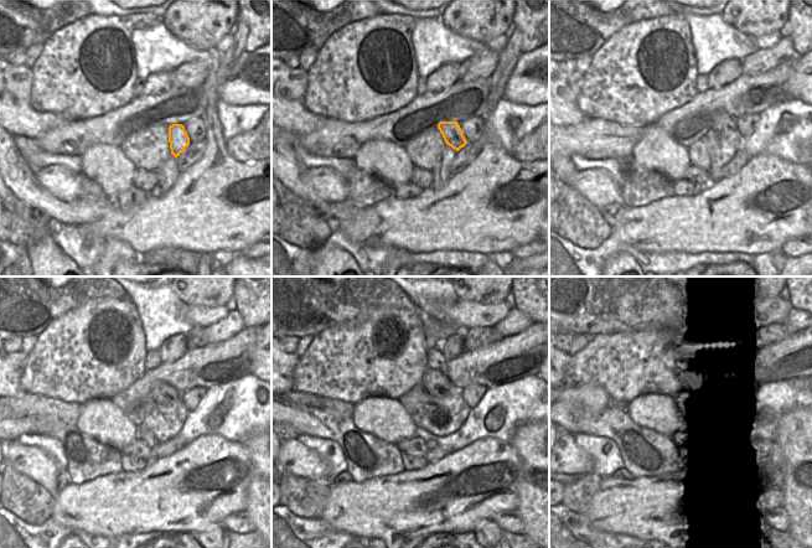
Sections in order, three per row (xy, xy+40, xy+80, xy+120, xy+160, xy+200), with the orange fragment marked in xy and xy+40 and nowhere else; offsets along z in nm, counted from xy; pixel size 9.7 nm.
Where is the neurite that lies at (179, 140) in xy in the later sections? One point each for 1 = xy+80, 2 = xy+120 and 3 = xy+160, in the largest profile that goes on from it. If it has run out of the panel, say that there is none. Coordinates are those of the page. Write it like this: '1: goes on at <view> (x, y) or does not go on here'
1: goes on at xy+80 (725, 125)
2: goes on at xy+120 (164, 394)
3: goes on at xy+160 (434, 381)

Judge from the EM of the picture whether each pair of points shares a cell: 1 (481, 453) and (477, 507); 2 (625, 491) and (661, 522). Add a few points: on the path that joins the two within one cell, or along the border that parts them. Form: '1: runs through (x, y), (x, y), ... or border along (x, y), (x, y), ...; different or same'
1: runs through (505, 460), (520, 470), (512, 491), (501, 495); same
2: runs through (634, 500), (652, 513); same

